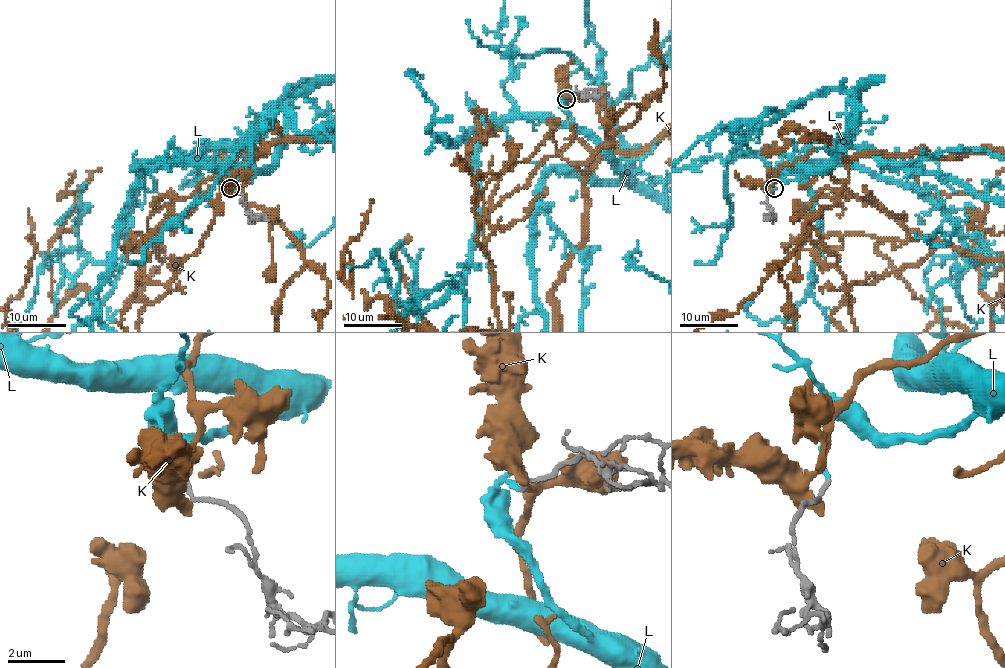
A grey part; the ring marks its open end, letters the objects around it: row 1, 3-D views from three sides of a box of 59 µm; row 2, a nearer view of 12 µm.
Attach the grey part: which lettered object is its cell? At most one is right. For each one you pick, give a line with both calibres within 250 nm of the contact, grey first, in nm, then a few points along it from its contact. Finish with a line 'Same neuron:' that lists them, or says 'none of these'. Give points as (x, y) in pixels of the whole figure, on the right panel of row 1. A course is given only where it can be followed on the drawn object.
L: calibres 140 and 170 nm
Same neuron: L

